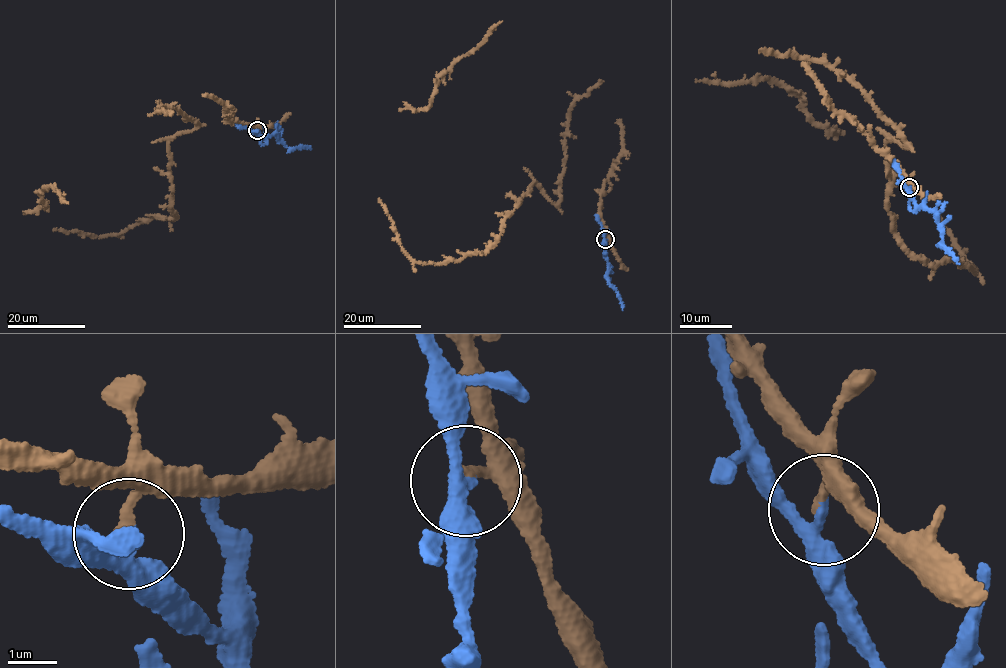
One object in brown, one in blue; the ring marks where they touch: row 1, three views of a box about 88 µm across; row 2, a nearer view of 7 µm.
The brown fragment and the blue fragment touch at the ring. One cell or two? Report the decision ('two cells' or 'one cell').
one cell

